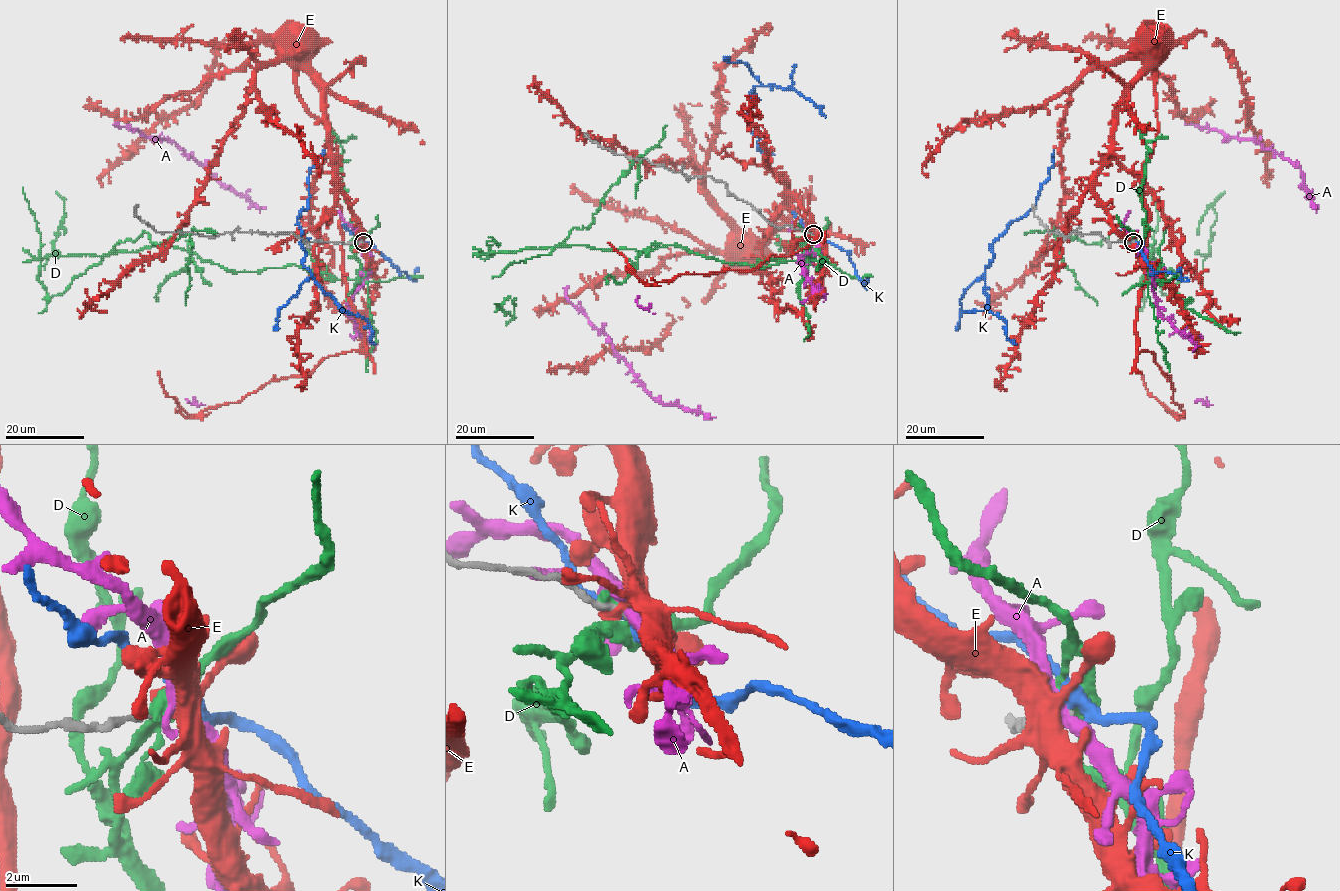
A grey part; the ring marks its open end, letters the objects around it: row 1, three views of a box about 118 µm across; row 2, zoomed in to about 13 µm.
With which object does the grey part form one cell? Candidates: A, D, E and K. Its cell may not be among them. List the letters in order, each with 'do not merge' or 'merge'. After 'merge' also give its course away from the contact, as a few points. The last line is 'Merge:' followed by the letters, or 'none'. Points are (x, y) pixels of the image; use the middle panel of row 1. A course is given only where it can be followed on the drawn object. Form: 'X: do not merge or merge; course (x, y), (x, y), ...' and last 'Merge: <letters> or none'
A: do not merge
D: do not merge
E: do not merge
K: do not merge
Merge: none

